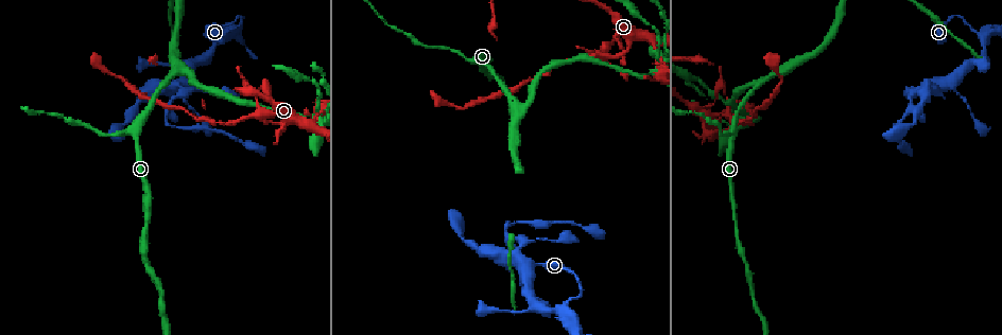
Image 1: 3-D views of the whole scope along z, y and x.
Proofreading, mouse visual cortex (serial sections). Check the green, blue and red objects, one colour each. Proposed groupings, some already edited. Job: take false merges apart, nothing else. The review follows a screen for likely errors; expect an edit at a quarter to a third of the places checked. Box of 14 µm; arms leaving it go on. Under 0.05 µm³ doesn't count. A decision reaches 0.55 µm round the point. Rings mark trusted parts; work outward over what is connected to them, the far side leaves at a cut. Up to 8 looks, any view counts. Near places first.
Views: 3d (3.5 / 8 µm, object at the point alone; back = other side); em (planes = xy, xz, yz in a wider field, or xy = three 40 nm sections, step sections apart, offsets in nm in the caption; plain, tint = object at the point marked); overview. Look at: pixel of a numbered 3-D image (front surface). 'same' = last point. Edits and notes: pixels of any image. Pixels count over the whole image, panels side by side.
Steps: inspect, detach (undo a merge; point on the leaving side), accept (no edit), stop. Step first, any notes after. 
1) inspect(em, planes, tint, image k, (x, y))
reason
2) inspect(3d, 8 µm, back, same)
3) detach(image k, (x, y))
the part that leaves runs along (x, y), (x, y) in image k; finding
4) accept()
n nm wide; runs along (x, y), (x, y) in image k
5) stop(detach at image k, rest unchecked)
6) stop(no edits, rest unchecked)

inspect(3d, 3.5 µm, image 1, (240, 17))
sharp bend

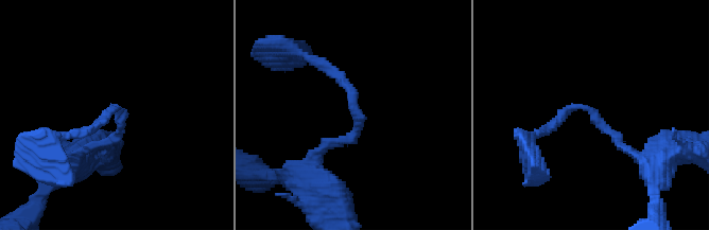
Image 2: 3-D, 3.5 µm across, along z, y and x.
inspect(em, xy, step 1, tint, image 2, (116, 108))
arms of 150, 150 nm

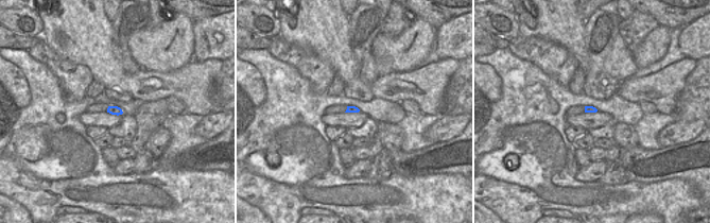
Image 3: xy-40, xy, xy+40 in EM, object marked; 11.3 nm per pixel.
accept()
one cell here

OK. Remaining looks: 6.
inspect(3d, 3.5 µm, image 1, (520, 283))
thin arm on a thick one

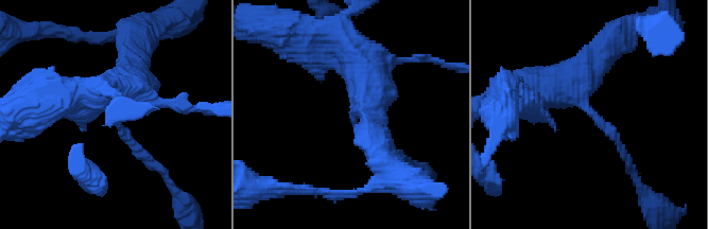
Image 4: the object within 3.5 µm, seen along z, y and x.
inspect(em, xy, step 1, tint, image 4, (585, 101))

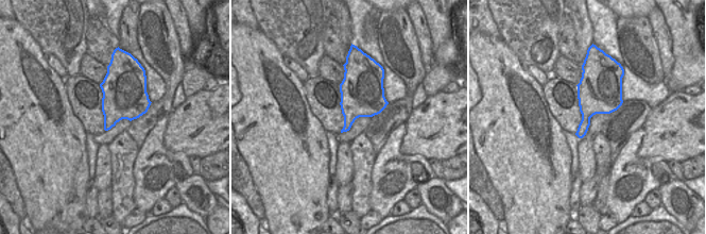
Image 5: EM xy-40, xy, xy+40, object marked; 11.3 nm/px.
accept()
runs along (621, 36), (569, 85), (515, 98) in image 4; one cell here

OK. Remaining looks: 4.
inspect(em, xy, step 1, tint, image 1, (728, 115))
a fork

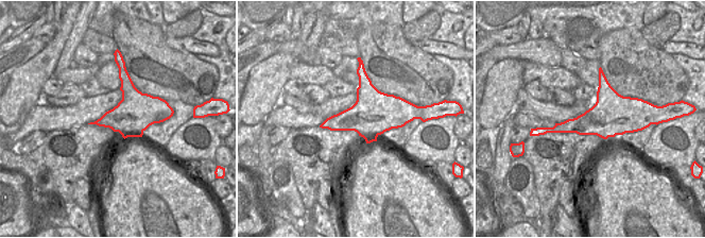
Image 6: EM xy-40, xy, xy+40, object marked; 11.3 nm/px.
inspect(3d, 3.5 µm, same)

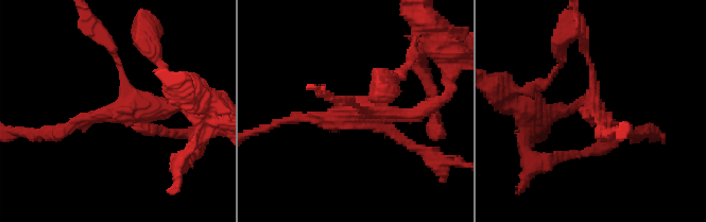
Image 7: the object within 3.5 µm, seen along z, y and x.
detach(image 7, (627, 135))
500 nm wide; border along (336, 115), (364, 120), (372, 141) in image 6; a second cell is stuck on

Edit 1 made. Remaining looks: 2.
stop(detach at image 7, rest unchecked)

